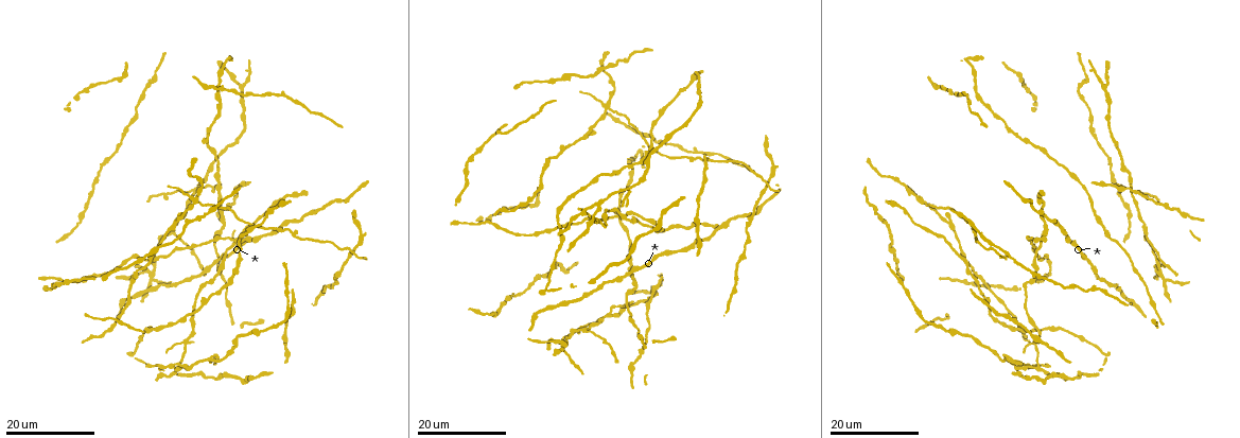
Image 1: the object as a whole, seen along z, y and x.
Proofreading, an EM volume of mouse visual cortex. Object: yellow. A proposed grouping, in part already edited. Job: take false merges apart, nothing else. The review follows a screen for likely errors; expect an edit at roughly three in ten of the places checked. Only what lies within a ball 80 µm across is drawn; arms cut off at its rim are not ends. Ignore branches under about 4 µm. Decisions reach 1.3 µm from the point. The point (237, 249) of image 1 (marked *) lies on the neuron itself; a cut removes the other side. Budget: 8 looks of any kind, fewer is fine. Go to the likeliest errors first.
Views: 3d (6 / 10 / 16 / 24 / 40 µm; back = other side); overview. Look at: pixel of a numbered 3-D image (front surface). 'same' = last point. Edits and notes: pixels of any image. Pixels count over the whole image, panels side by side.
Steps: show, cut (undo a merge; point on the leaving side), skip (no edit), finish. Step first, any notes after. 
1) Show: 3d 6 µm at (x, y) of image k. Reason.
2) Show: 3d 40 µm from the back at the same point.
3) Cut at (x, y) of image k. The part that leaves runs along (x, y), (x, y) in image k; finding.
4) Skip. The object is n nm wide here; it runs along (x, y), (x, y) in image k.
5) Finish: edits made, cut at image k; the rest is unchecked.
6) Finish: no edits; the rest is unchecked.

Show: 3d 24 µm at (207, 360) of image 1. Side arm on a straight run.

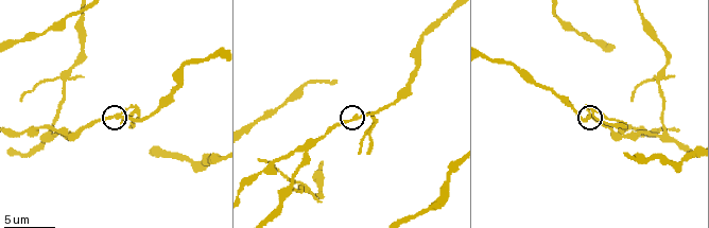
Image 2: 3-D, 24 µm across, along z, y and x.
Show: 3d 10 µm at (357, 117) of image 2.

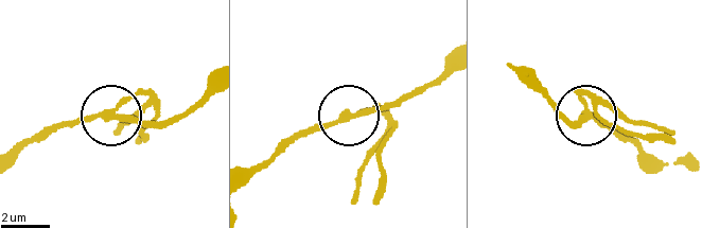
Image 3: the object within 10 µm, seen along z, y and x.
Skip. The side arm is 7 µm long; it runs along (12, 157), (60, 125), (109, 115), (140, 94), (156, 92) in image 3; one neuron here.

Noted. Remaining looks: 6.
Show: 3d 24 µm at (625, 292) of image 1.

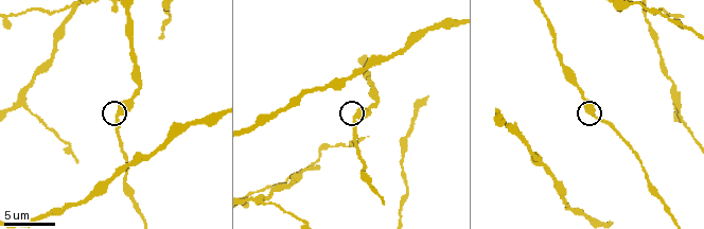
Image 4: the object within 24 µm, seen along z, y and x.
Show: 3d 10 µm at (358, 117) of image 4.

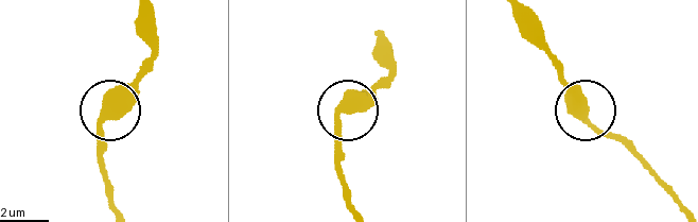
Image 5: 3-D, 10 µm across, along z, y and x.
Skip. Continuous, no second neuron.

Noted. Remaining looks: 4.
Show: 3d 16 µm at (263, 201) of image 4.

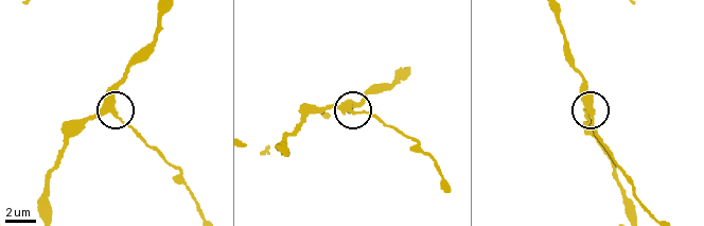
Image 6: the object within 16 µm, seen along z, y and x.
Show: 3d 16 µm from the back at (111, 109) of image 6.

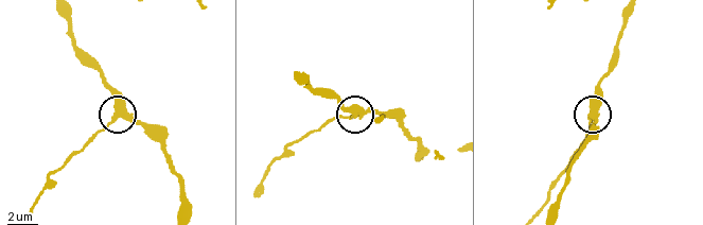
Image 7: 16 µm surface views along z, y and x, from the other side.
Cut at (106, 128) of image 7. The part that leaves runs along (116, 109), (105, 127), (51, 173), (31, 214) in image 7; two neurons meet here.

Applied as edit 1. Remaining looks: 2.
Finish: edits made, cut at image 7; the rest is unchecked.

